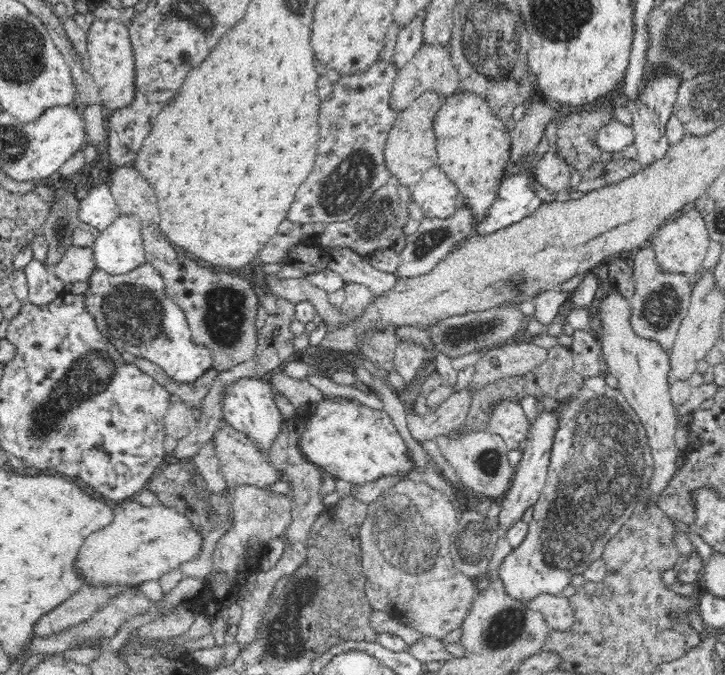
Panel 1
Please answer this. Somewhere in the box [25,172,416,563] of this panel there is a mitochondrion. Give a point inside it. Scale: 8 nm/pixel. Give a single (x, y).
(91, 372)

